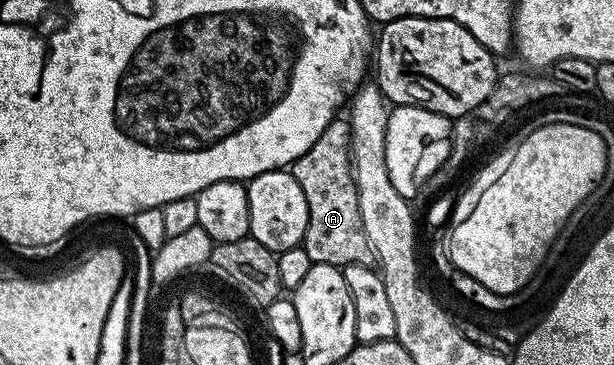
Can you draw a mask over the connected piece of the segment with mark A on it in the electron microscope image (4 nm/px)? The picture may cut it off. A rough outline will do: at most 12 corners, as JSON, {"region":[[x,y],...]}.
{"region":[[336,118],[289,169],[305,190],[312,264],[376,263]]}

